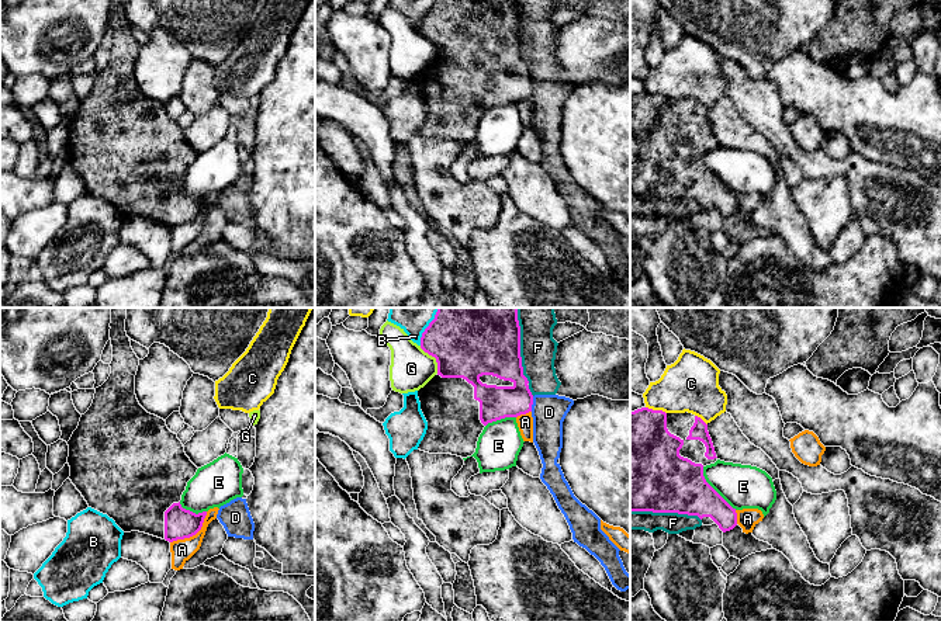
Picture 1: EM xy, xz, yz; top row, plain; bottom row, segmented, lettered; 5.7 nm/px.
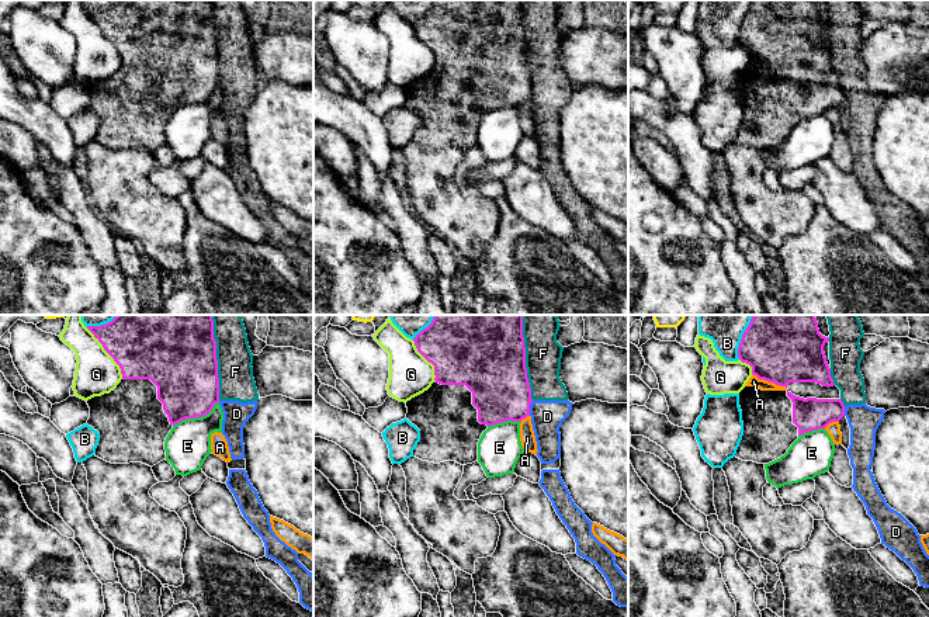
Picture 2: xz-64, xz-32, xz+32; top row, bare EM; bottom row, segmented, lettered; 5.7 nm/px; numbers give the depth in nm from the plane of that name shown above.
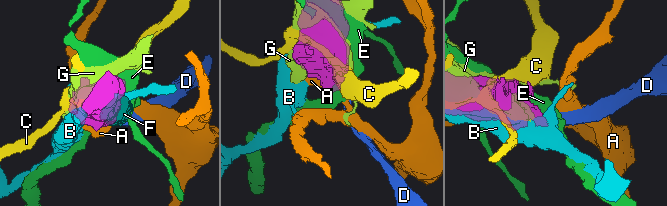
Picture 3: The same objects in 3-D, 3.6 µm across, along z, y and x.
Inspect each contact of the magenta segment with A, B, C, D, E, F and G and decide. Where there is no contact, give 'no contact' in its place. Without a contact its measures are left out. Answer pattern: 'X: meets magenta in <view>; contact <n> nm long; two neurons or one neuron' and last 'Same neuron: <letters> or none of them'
A: meets magenta in xy; contact 280 nm long; two neurons
B: meets magenta in xz; contact 200 nm long; two neurons
C: meets magenta in yz; contact 130 nm long; two neurons
D: meets magenta in xz; contact 90 nm long; two neurons
E: meets magenta in yz; contact 320 nm long; two neurons
F: meets magenta in yz; contact 420 nm long; two neurons
G: meets magenta in xz; contact 190 nm long; two neurons
Same neuron: none of them

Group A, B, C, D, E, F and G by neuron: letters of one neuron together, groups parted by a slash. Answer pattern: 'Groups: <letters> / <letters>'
Groups: A / B / C / D F / E / G

